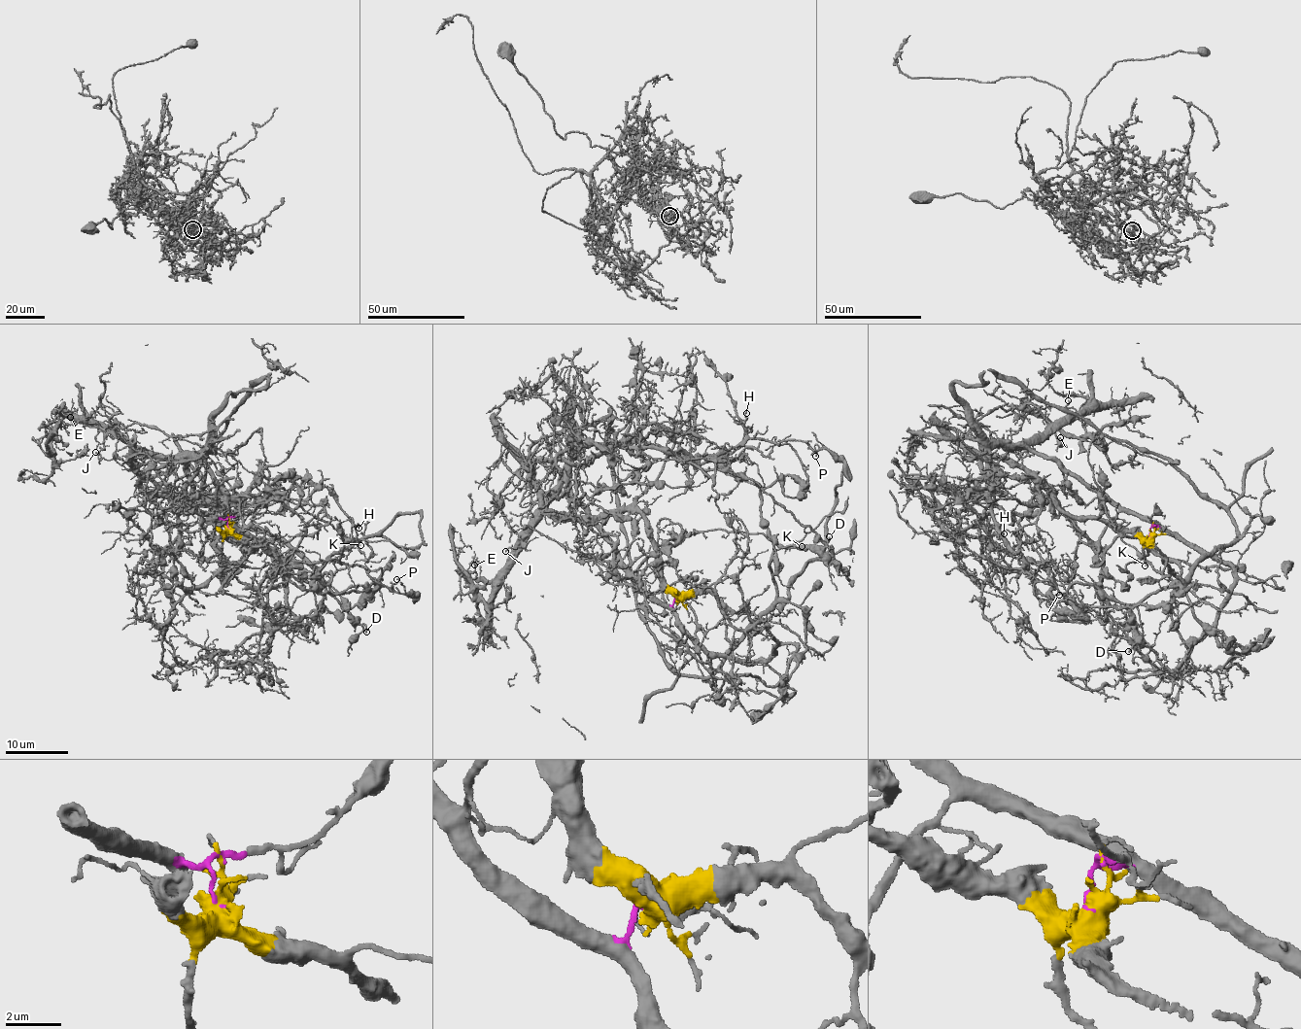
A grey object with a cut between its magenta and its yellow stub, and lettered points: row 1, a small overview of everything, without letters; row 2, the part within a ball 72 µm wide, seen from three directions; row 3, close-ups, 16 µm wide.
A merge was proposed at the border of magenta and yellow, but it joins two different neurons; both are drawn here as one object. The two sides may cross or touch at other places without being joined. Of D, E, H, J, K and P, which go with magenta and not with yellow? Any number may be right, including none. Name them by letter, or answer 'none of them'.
D, E, J, P

